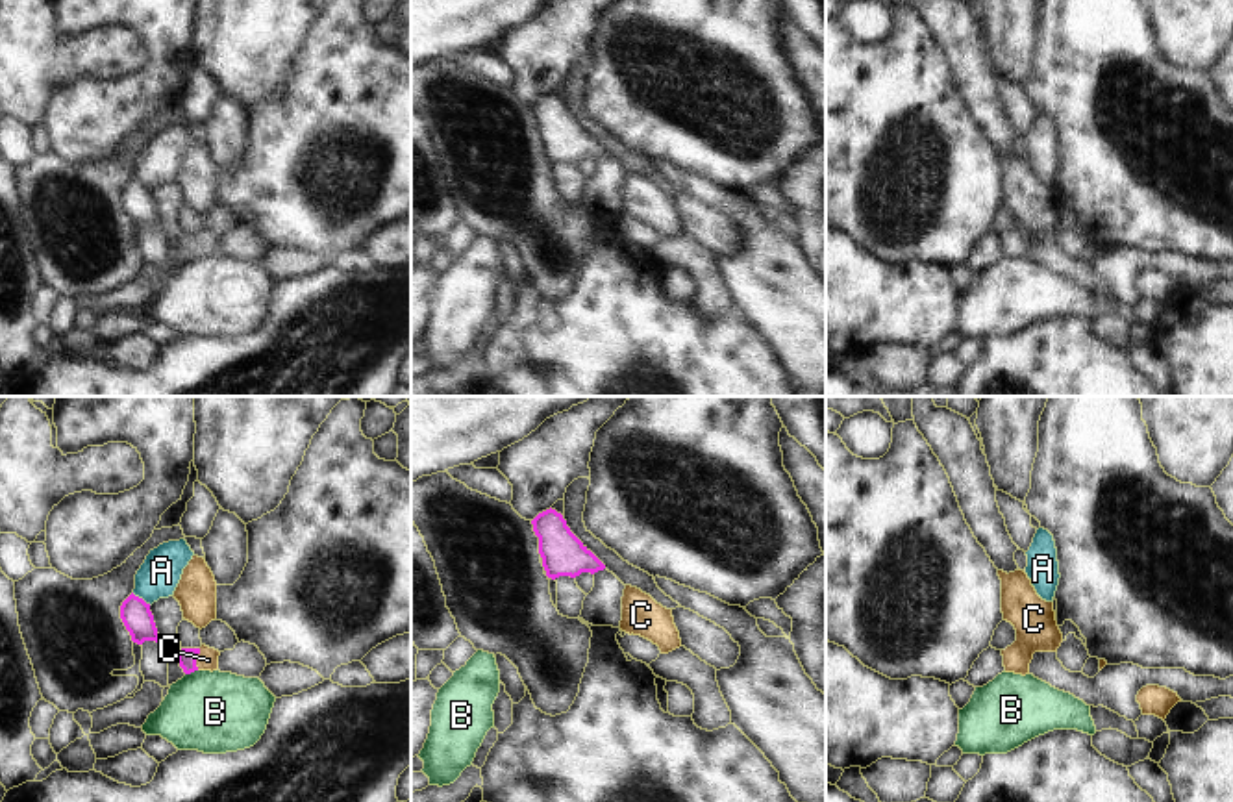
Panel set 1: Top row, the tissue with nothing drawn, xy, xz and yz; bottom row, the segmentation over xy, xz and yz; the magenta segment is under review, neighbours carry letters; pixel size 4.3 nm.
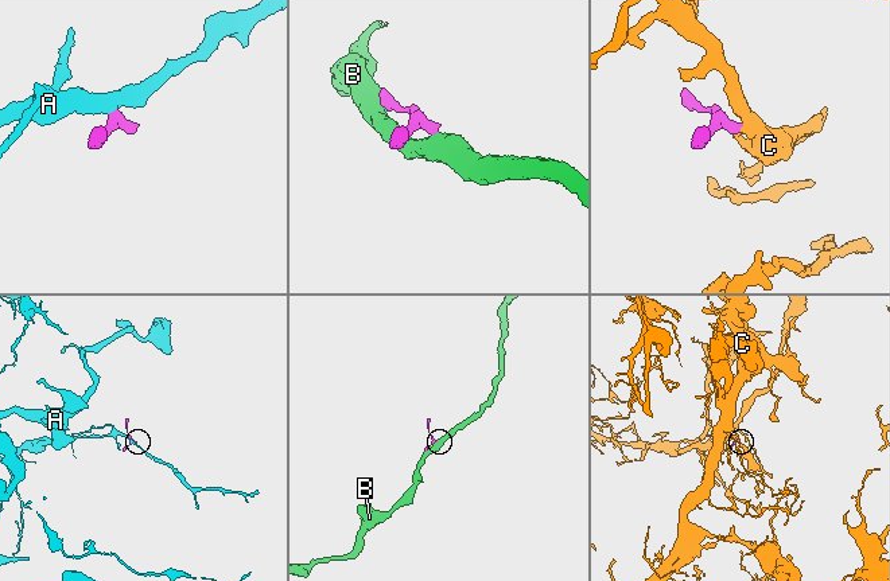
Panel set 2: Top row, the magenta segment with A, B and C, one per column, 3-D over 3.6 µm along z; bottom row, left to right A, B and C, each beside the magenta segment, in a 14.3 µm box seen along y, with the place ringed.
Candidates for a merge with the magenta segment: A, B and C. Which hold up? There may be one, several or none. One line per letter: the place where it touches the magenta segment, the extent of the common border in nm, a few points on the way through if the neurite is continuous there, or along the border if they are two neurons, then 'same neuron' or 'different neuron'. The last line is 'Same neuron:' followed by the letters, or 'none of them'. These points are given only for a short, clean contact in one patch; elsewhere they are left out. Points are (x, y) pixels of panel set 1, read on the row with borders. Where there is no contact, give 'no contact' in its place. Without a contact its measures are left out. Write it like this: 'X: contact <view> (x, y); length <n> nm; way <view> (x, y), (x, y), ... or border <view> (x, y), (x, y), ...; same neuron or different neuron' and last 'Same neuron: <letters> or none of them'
A: contact xy (141, 599); length 100 nm; border xy (132, 593), (150, 604); different neuron
B: contact xy (191, 671); length 60 nm; border xy (197, 669), (186, 675); different neuron
C: contact xy (195, 660); length 100 nm; way xy (186, 656), (195, 660), (208, 660); same neuron
Same neuron: C

